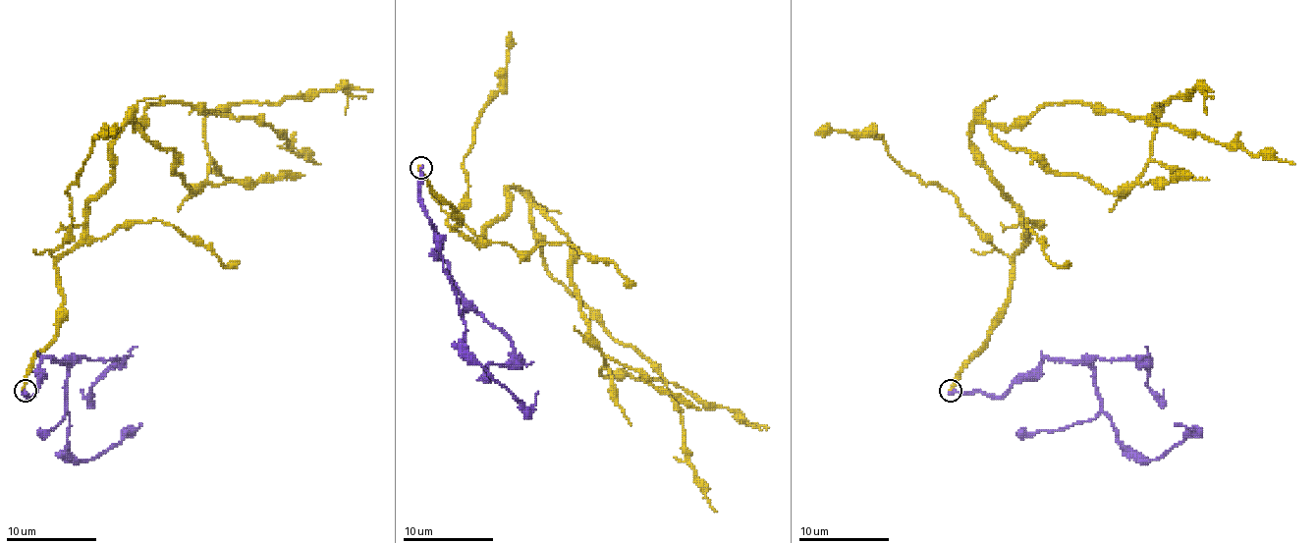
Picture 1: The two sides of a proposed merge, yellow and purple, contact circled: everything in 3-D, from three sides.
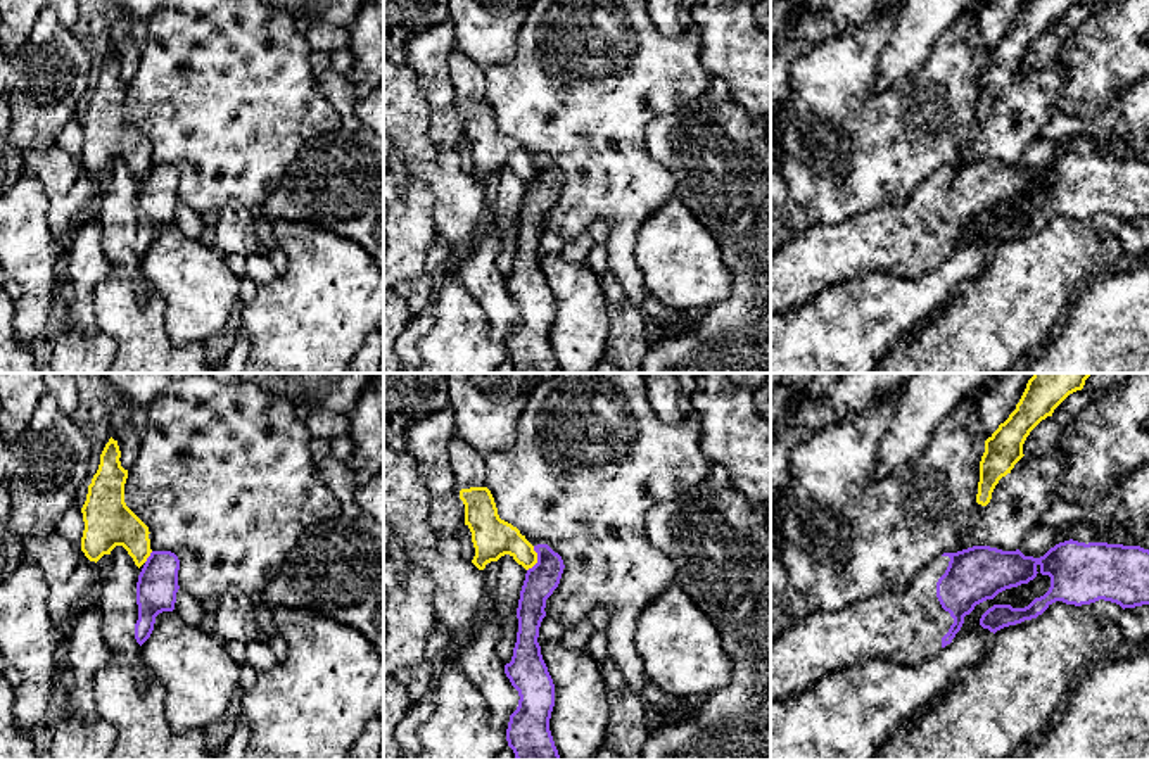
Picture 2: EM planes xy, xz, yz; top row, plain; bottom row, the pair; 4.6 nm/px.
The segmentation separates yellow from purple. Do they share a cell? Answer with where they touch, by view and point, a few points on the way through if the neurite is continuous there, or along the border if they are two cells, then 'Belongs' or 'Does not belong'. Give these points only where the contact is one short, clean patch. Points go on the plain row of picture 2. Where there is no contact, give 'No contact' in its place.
Touches yellow at xz (536, 171). Boundary: xz (534, 159), (536, 175), (527, 183). Does not belong

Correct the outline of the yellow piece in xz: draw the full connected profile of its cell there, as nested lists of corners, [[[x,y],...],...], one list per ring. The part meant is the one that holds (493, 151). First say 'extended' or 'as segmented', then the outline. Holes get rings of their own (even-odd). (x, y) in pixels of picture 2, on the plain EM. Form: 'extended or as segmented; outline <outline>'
as segmented; outline [[[487,100],[461,102],[460,112],[465,117],[465,138],[472,145],[475,161],[472,176],[479,183],[505,168],[510,168],[525,183],[537,176],[537,166],[525,149],[499,131],[494,111]]]

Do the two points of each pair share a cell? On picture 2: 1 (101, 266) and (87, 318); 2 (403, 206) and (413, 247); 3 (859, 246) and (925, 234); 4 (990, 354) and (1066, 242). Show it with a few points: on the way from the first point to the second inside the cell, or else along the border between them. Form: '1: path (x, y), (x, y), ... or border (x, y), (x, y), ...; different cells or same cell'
1: path (88, 278), (83, 284), (83, 306); same cell
2: path (408, 216), (410, 237); same cell
3: path (875, 240), (909, 239); same cell
4: path (994, 325), (1004, 315), (1015, 291), (1037, 272); same cell

